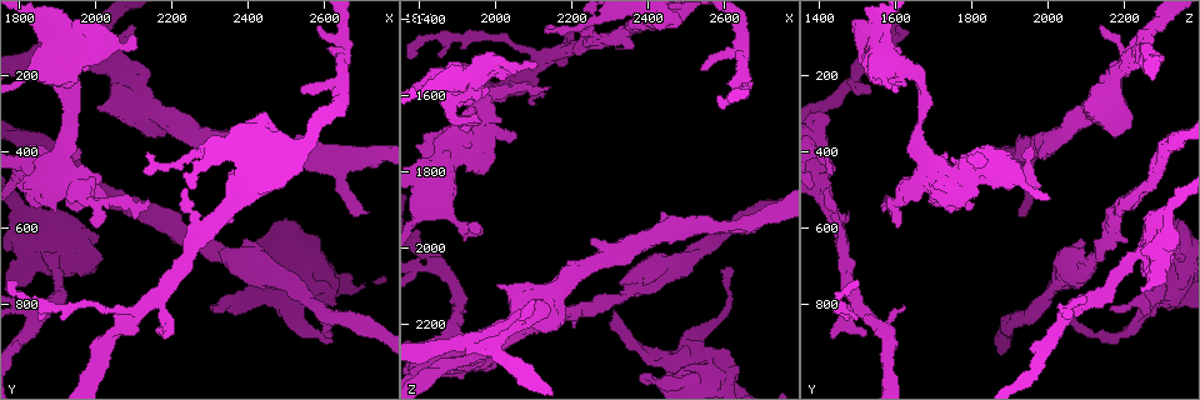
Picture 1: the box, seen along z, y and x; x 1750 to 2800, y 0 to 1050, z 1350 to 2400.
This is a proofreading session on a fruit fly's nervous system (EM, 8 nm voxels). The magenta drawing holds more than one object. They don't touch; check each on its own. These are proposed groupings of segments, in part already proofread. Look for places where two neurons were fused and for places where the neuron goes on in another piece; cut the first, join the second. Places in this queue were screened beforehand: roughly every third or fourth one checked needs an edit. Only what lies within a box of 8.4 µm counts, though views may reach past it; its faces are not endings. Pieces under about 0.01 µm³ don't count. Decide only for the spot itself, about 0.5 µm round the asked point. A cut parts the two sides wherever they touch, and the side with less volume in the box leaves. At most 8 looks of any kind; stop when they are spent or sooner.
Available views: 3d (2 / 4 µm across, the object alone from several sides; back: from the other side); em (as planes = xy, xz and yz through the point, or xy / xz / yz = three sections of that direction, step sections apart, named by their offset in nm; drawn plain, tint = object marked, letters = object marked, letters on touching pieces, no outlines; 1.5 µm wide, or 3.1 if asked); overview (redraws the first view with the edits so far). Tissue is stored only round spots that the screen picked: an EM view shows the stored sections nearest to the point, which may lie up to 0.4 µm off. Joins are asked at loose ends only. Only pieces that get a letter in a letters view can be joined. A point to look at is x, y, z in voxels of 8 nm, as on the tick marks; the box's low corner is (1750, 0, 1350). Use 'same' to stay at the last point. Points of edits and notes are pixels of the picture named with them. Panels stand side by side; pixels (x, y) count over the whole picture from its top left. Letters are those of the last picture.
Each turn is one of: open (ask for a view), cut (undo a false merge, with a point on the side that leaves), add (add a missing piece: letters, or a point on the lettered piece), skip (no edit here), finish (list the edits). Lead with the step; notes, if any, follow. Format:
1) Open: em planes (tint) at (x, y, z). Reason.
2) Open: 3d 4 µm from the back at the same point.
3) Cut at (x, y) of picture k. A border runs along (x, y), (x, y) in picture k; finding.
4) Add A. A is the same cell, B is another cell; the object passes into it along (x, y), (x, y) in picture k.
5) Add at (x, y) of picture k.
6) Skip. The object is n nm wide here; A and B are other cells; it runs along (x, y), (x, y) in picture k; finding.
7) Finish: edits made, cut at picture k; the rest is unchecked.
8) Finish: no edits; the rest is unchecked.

Open: 3d 4 µm at (2245, 495, 1430). Thin end.

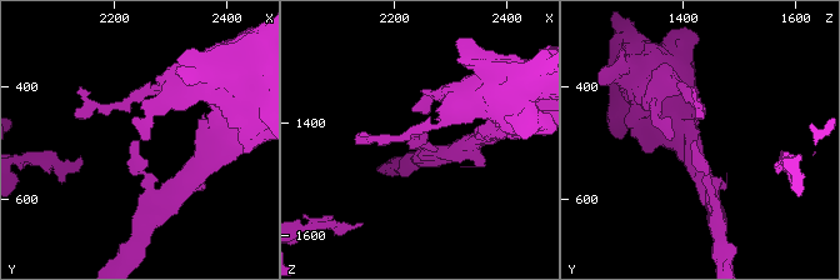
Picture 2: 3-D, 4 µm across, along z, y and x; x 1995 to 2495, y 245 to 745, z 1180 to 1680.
Open: em xy step 8 (letters) at (2240, 495, 1425). Now the EM.

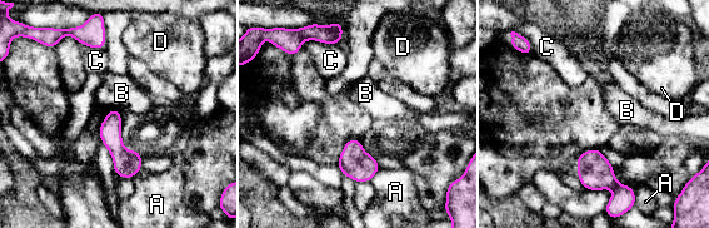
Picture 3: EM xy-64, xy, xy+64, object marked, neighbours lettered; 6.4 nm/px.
Skip. The object is 140 nm wide here; A, B, C and D are other cells; none of them fits.

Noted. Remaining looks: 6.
Open: em yz step 8 (letters) at (2305, 805, 2175). Free end.

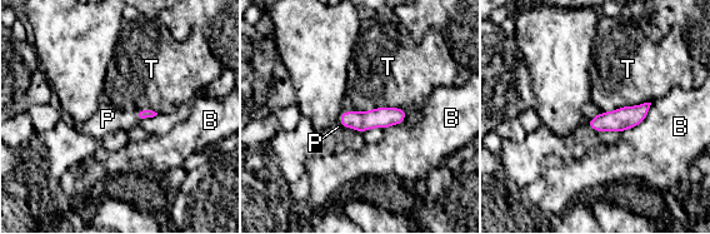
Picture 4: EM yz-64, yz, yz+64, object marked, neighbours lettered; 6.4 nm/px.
Open: em planes (letters) at the same point. Cut it another way.

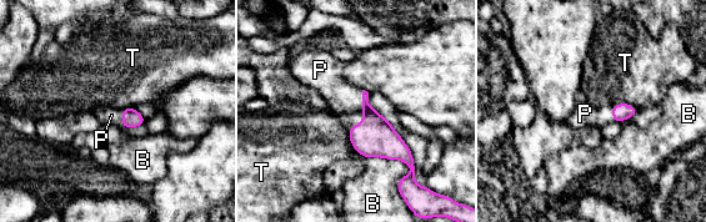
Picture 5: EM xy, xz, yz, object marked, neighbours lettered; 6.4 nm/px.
Add at (345, 99) of picture 5. P is the same cell, B and T are other cells; the object passes into it along (374, 137), (362, 110), (345, 99) in picture 5; the neuron continues.

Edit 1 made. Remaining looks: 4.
Open: overview.

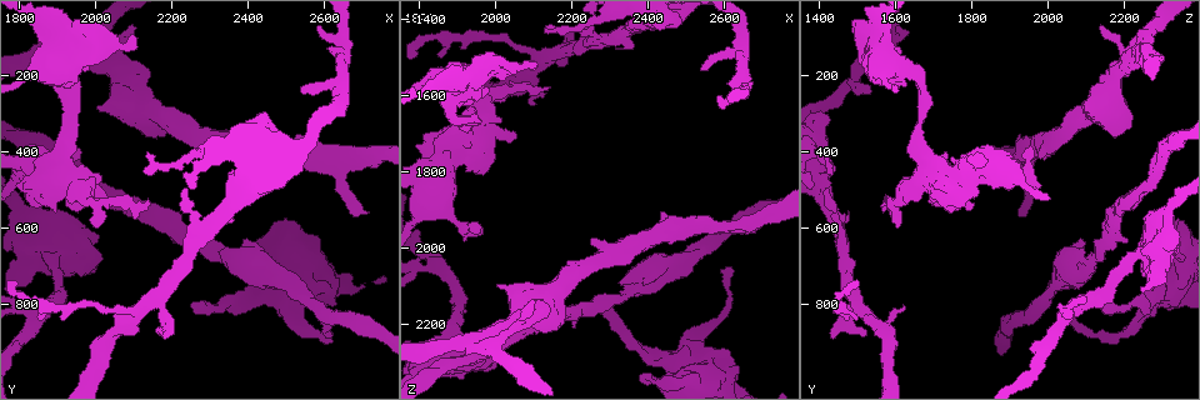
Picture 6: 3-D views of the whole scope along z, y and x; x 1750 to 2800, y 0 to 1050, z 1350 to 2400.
Open: 3d 4 µm at (1965, 595, 2310). Stops while still wide.

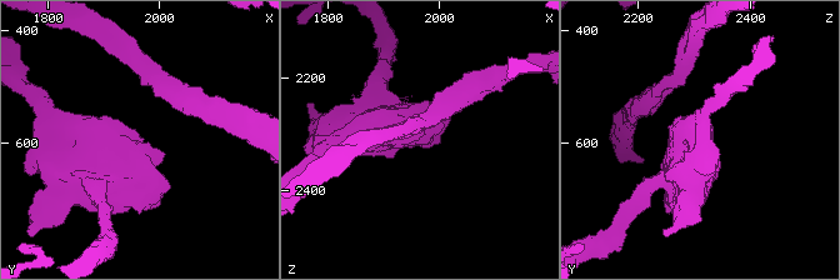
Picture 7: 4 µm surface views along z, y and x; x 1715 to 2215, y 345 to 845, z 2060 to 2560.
Open: em planes (letters) at (1960, 590, 2305).

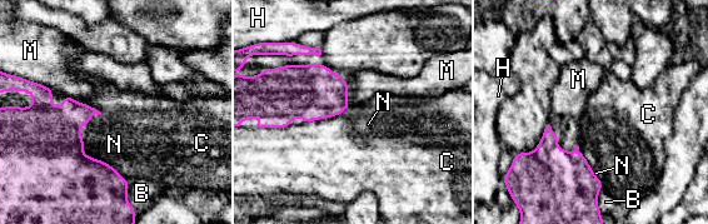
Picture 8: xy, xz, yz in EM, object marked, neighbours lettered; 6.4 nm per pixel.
Skip. The longest contact is with C, 240 nm; B, C, H, M and N are other cells; no lettered piece goes on from it.

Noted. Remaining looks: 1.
Finish: edits made, add at picture 5; the rest is unchecked.

